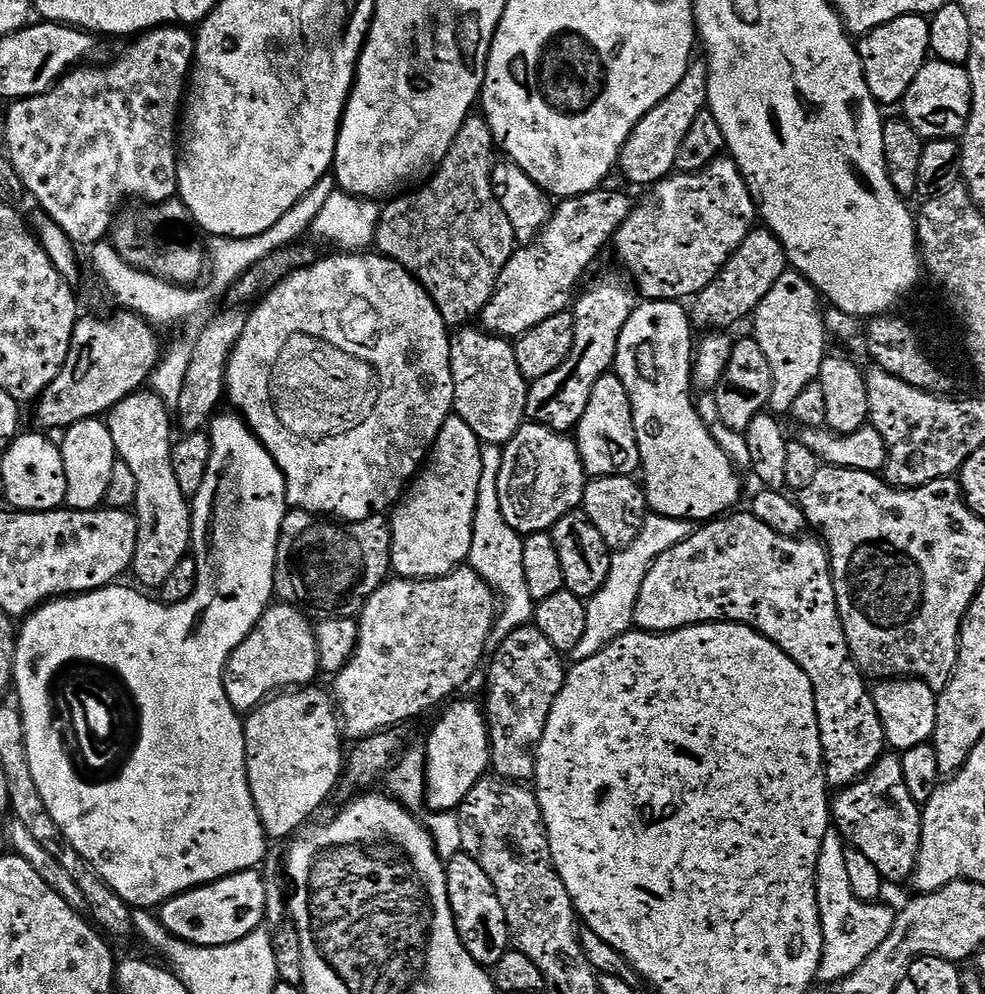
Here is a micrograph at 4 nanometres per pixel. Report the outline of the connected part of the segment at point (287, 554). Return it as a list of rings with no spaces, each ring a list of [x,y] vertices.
[[[289,510],[284,515],[274,566],[275,595],[284,602],[293,600],[301,605],[308,604],[307,611],[313,621],[351,620],[359,617],[366,602],[389,579],[391,572],[392,525],[387,515],[377,514],[351,522],[333,522],[321,518],[317,513],[299,510]]]

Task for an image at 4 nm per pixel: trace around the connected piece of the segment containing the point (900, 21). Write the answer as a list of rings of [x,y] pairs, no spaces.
[[[899,16],[859,37],[860,61],[870,94],[881,106],[899,105],[918,70],[930,59],[930,26],[922,16]]]

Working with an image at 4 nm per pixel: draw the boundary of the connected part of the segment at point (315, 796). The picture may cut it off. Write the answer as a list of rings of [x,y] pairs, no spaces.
[[[316,687],[285,690],[259,704],[255,710],[247,713],[244,720],[248,785],[264,831],[273,841],[292,835],[295,837],[295,832],[327,802],[328,795],[337,791],[344,771],[346,740],[342,735],[340,713],[333,693]]]

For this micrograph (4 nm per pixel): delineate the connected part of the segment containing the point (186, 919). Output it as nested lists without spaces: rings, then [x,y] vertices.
[[[256,870],[235,872],[232,876],[223,876],[221,880],[216,880],[213,884],[204,884],[200,888],[192,888],[188,892],[183,892],[180,896],[159,905],[160,924],[171,936],[177,936],[188,944],[197,944],[203,948],[230,946],[246,938],[246,934],[250,934],[265,923],[264,915],[268,912],[268,888],[258,873],[259,871]]]

